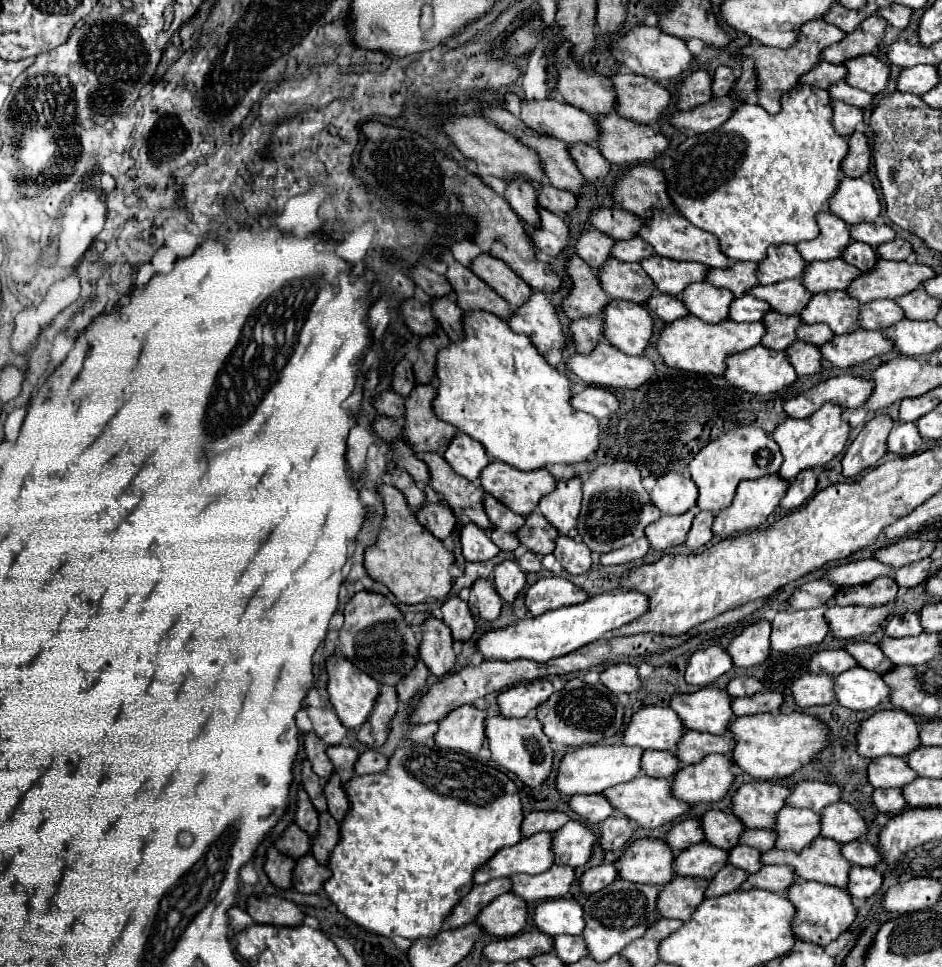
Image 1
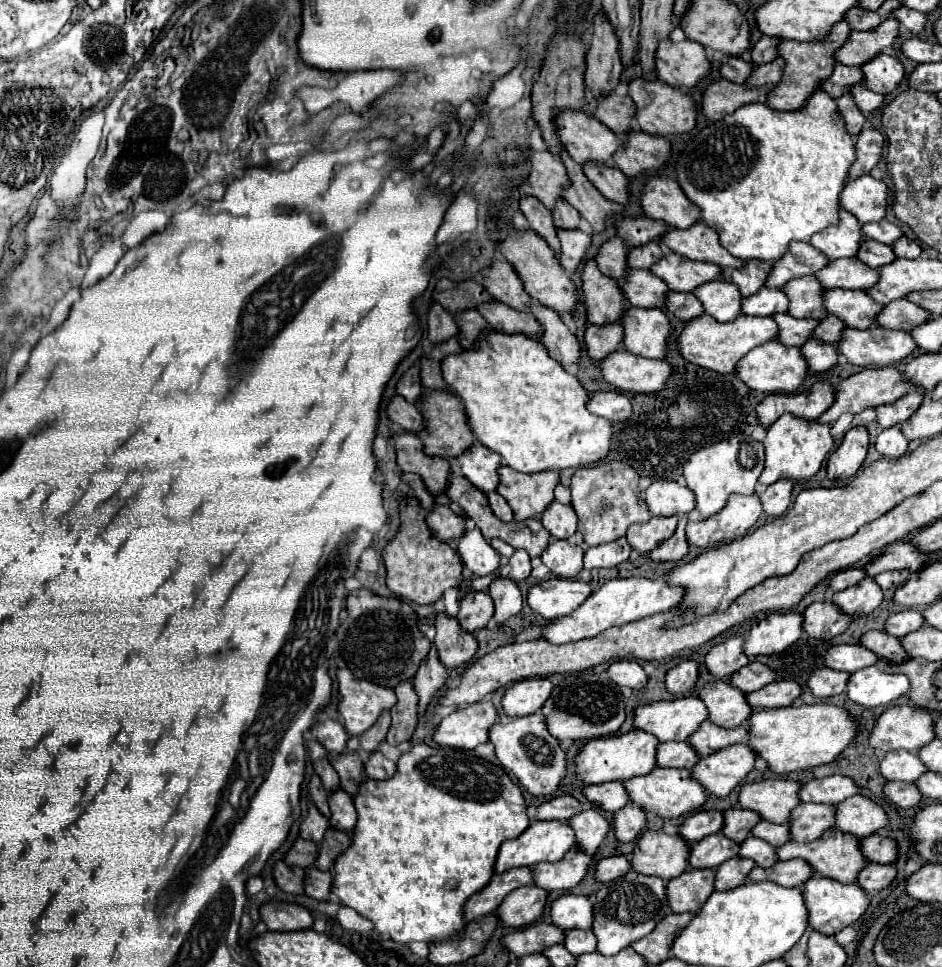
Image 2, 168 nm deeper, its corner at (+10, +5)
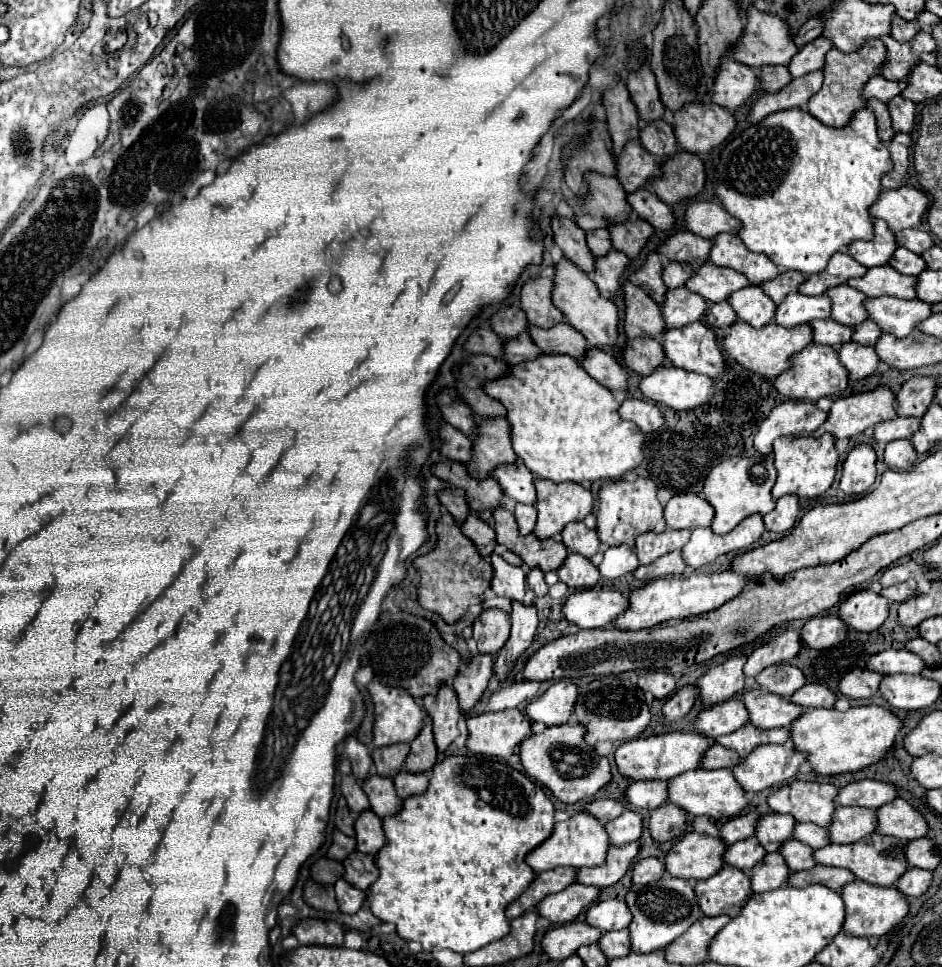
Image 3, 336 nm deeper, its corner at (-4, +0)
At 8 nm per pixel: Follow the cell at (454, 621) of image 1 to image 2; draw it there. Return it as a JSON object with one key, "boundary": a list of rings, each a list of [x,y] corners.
{"boundary":[[[437,614],[435,628],[437,636],[433,644],[437,648],[441,664],[447,670],[463,670],[465,666],[469,666],[477,652],[475,636],[461,630],[459,622],[455,618],[449,618],[447,614]]]}

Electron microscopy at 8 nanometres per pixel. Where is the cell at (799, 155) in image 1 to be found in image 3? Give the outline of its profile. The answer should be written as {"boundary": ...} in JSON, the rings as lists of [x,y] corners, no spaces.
{"boundary":[[[785,109],[785,111],[777,111],[777,113],[771,113],[767,115],[763,121],[759,121],[757,125],[749,125],[747,129],[743,129],[739,135],[731,137],[721,153],[715,153],[715,159],[713,159],[713,167],[715,167],[715,175],[717,175],[717,181],[715,181],[715,197],[721,201],[723,209],[733,215],[741,227],[737,231],[739,239],[745,243],[745,247],[753,253],[763,253],[767,255],[781,271],[785,269],[795,269],[795,271],[801,271],[801,273],[819,273],[825,269],[829,257],[839,251],[841,247],[849,245],[851,241],[855,239],[871,239],[873,237],[873,227],[871,227],[871,215],[869,215],[869,207],[871,203],[879,197],[881,193],[881,175],[891,171],[891,159],[889,159],[889,151],[887,147],[879,141],[877,137],[877,127],[875,127],[875,115],[869,111],[869,109],[859,109],[855,111],[855,117],[845,125],[845,127],[823,127],[823,123],[819,123],[815,117],[807,115],[807,111],[803,109]]]}

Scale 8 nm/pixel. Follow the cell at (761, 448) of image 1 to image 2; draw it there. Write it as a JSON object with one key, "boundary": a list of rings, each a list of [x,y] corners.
{"boundary":[[[735,436],[711,446],[705,446],[689,456],[683,466],[687,486],[695,492],[697,510],[703,518],[717,514],[729,500],[731,494],[753,494],[759,474],[763,472],[765,452],[763,444],[755,442],[751,436]]]}

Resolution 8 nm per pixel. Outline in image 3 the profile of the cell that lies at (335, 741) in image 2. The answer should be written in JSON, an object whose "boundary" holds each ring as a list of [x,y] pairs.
{"boundary":[[[347,737],[343,741],[343,747],[345,747],[345,755],[351,761],[353,775],[359,781],[363,781],[369,775],[369,769],[371,769],[371,753],[369,753],[369,749],[361,741],[357,741],[355,737]]]}

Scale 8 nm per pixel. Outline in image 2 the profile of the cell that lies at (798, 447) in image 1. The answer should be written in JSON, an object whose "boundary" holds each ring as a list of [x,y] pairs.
{"boundary":[[[783,414],[767,430],[763,446],[765,446],[765,470],[759,476],[759,482],[769,486],[783,478],[789,478],[795,482],[813,478],[819,472],[823,460],[829,456],[833,448],[833,438],[829,434],[829,424],[819,424],[815,420],[809,422],[803,418],[795,418],[791,414]]]}

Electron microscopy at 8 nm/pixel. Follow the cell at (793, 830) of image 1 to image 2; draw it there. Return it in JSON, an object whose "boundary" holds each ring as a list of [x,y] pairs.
{"boundary":[[[799,804],[789,820],[793,840],[813,842],[821,838],[823,832],[835,826],[835,806],[833,804]]]}

